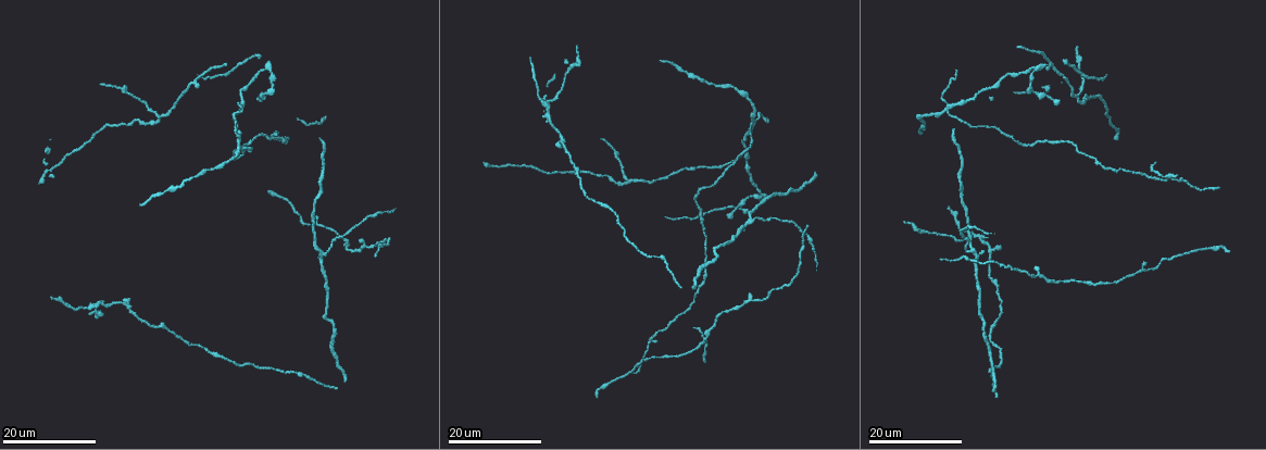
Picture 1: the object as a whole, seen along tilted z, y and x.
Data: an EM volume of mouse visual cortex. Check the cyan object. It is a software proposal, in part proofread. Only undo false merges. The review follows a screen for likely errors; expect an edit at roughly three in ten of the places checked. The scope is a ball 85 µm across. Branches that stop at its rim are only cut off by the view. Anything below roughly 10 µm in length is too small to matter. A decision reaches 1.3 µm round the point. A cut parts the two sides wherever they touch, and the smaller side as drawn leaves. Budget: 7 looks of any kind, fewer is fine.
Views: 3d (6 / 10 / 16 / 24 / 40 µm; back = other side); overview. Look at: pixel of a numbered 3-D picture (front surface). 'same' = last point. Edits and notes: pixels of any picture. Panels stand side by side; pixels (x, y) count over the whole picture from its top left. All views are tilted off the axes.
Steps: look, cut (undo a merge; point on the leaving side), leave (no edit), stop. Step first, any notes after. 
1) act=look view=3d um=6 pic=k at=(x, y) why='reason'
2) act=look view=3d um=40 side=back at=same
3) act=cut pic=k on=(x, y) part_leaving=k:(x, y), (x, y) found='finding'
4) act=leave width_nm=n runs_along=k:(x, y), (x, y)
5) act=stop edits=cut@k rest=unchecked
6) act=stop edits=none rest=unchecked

act=look view=3d um=24 pic=1 at=(158, 115) why='three-way junction'

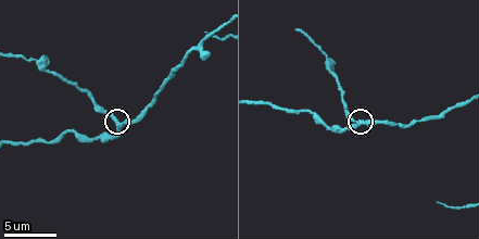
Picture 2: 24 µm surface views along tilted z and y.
act=look view=3d um=6 pic=2 at=(118, 128) why='closer look'

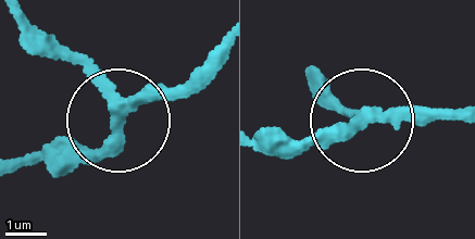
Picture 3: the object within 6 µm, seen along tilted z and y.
act=leave runs_along=3:(458, 115), (363, 116), (332, 100) found='all the same neuron'

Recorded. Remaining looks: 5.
act=look view=3d um=16 pic=1 at=(121, 303)

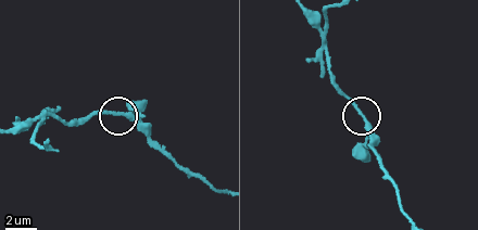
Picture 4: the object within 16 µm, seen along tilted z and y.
act=look view=3d um=10 pic=4 at=(127, 113) why='zoom in'

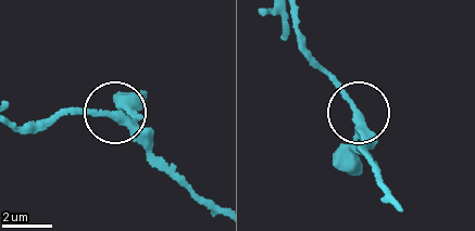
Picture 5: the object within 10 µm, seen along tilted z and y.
act=leave found='one neuron here'

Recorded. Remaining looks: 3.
act=look view=3d um=24 pic=1 at=(973, 250) why='three-way junction'

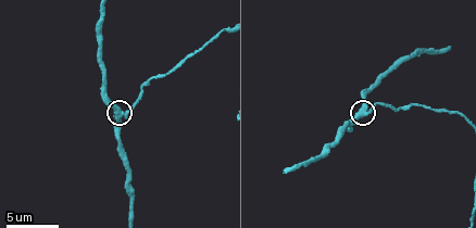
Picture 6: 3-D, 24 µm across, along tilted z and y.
act=look view=3d um=6 pic=6 at=(364, 112)

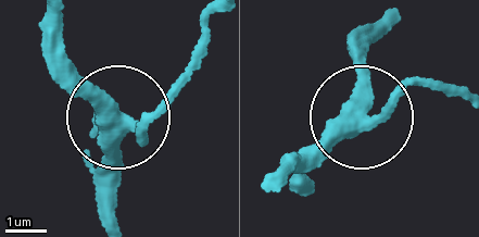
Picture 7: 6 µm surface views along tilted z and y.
act=leave arms=3 runs_along=7:(378, 17), (352, 40), (357, 114), (374, 119), (430, 82) found='continuous, no second neuron'

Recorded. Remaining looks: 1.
act=stop edits=none rest=unchecked

